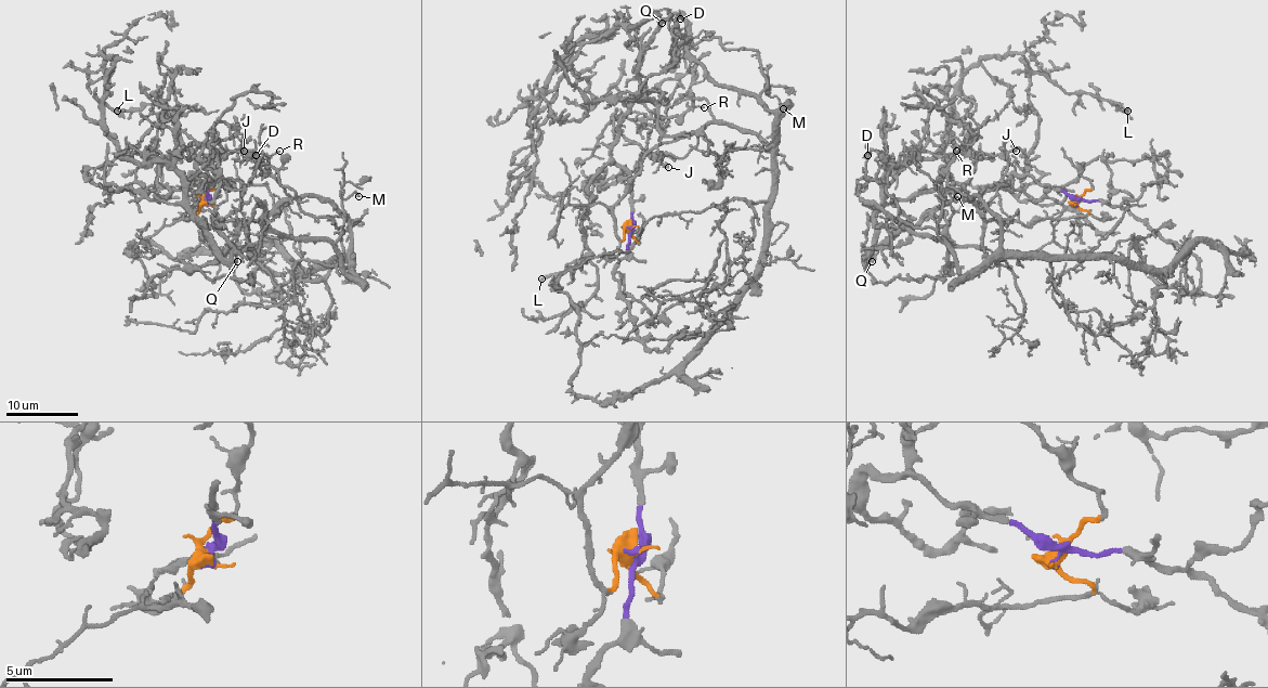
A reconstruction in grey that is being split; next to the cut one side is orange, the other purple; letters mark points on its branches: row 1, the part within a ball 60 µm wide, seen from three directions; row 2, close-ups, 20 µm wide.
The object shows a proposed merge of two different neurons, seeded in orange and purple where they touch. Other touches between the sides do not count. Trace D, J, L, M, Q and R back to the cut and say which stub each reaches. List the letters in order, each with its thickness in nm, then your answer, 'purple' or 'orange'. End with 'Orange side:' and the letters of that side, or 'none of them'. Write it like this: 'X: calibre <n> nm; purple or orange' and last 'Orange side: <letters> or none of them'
D: calibre 320 nm; orange
J: calibre 300 nm; orange
L: calibre 240 nm; purple
M: calibre 170 nm; orange
Q: calibre 180 nm; purple
R: calibre 110 nm; orange
Orange side: D, J, M, R

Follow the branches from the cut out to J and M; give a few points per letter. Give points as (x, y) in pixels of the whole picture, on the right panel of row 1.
J: (1077, 200), (1088, 211), (1085, 216), (1025, 224), (987, 221), (982, 208), (1006, 184), (1007, 154), (1017, 151)
M: (1077, 200), (1085, 216), (1025, 224), (987, 221), (976, 195), (1001, 248), (963, 274), (938, 232), (957, 195)

